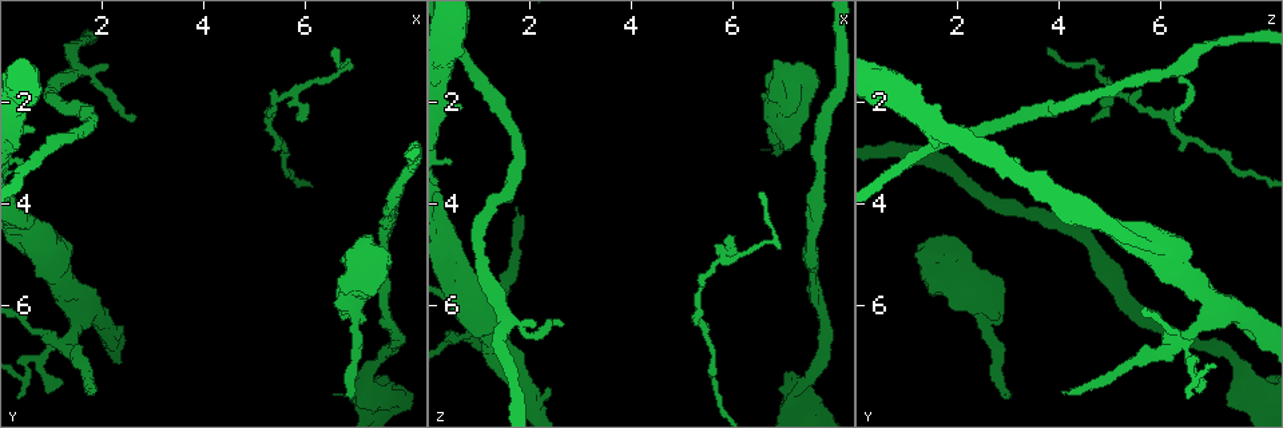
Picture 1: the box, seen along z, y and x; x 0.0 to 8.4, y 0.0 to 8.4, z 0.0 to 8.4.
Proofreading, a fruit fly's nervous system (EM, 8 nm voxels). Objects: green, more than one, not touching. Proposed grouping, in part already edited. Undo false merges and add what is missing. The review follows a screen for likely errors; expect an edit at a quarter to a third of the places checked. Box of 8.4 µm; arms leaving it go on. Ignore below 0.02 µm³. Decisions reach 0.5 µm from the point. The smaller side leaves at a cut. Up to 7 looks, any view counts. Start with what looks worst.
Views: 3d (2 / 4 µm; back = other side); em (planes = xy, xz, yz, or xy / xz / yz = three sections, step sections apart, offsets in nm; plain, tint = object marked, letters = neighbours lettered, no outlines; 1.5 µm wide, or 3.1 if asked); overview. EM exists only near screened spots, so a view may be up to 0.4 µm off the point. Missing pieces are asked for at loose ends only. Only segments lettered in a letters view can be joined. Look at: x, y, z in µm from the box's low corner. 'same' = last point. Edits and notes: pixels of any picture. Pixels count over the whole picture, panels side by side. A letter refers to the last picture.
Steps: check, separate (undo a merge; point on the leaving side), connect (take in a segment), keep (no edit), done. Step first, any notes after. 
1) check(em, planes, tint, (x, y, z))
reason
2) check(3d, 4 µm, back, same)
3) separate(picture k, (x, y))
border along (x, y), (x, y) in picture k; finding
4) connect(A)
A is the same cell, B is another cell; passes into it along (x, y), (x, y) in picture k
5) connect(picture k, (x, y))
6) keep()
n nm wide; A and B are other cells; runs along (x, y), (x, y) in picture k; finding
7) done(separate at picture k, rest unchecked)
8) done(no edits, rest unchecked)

check(em, planes, letters, (1.75, 7.65, 4.10))
tapers out

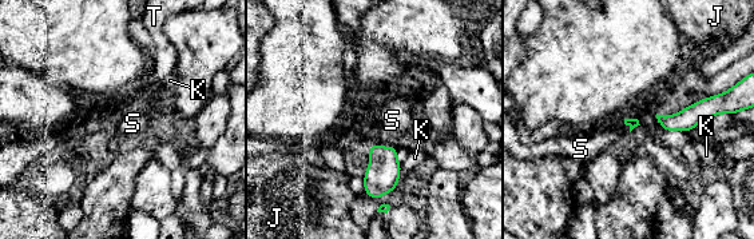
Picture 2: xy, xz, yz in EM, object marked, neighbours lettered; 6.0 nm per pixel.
connect(S)
S is the same cell, J, K and T are other cells; passes into it along (633, 123), (624, 120), (604, 138) in picture 2; it goes on there

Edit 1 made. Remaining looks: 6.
check(3d, 2 µm, back, (6.75, 7.75, 3.05))
an open end

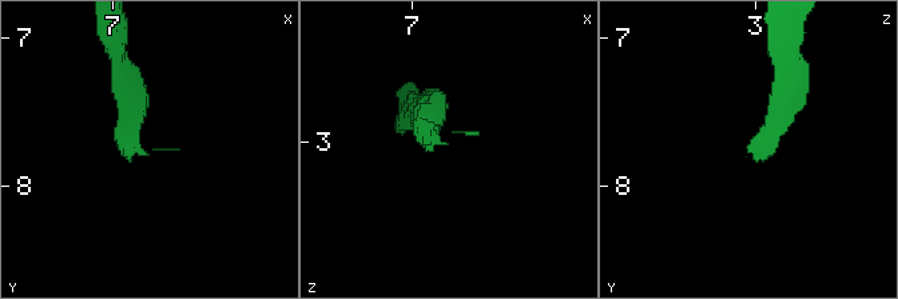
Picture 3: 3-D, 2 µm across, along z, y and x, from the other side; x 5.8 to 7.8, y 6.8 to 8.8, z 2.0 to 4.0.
check(em, xy, step 4, tint, (6.80, 7.80, 3.00))
shape alone is not enough

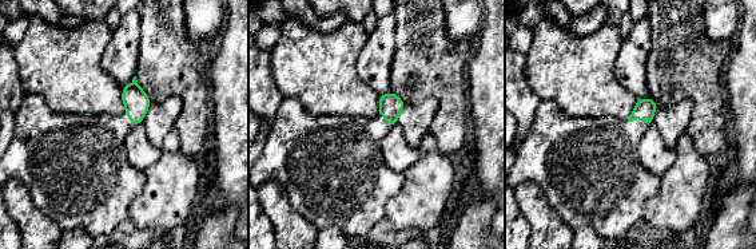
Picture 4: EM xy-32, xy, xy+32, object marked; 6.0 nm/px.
check(em, planes, letters, same)

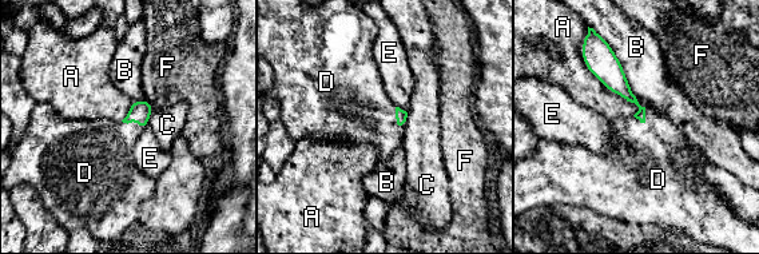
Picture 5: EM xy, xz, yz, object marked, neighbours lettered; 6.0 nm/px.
connect(D)
D is the same cell, A, B, C, E and F are other cells; passes into it along (401, 115), (396, 120), (356, 110) in picture 5; the neuron continues

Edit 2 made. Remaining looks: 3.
check(em, xz, step 8, tint, (7.20, 7.60, 7.75))
sudden change in width

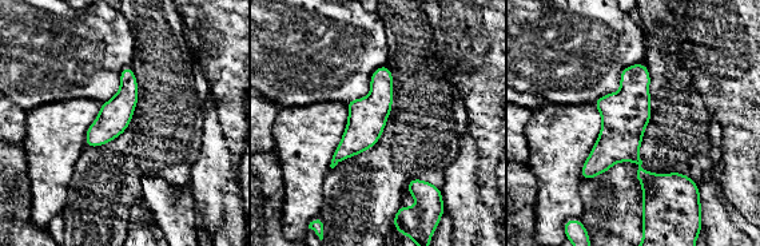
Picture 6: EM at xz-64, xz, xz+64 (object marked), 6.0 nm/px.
check(em, xy, step 4, letters, same)
cut it another way

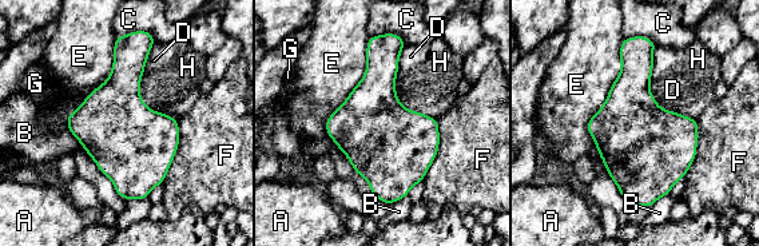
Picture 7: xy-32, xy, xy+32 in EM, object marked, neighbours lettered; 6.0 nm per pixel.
keep()
A, B, C, D, E, F, G and H are other cells; border along (656, 46), (652, 98), (695, 119) in picture 7; all the same neuron

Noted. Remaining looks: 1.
done(connect at picture 2, connect at picture 5, rest unchecked)

